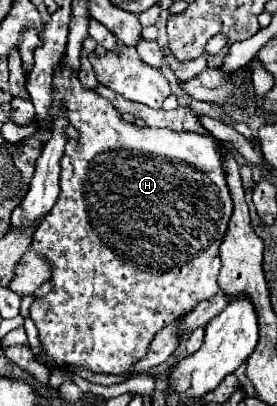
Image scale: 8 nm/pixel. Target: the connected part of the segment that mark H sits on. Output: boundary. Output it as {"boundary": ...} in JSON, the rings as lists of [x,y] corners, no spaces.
{"boundary":[[[58,65],[58,69],[54,71],[54,113],[52,113],[52,119],[58,115],[60,107],[68,109],[68,119],[80,131],[80,139],[70,141],[66,145],[66,153],[60,161],[60,167],[62,167],[60,197],[58,197],[56,205],[52,207],[52,211],[42,219],[40,227],[34,233],[34,241],[32,241],[32,247],[38,253],[46,255],[48,261],[52,263],[52,279],[50,281],[54,285],[52,293],[36,299],[34,305],[30,307],[30,317],[38,327],[38,333],[40,333],[38,339],[40,339],[40,347],[42,347],[42,353],[34,355],[34,359],[46,367],[80,365],[80,367],[86,367],[94,373],[120,375],[120,373],[130,371],[148,353],[150,341],[154,339],[154,335],[162,327],[170,325],[176,317],[194,309],[194,305],[198,301],[212,297],[220,289],[218,281],[216,281],[218,269],[220,269],[218,247],[222,243],[222,237],[226,233],[226,225],[228,225],[230,215],[232,215],[232,199],[228,193],[228,185],[224,179],[224,167],[222,167],[220,153],[218,153],[220,141],[216,141],[210,135],[176,133],[170,129],[138,127],[132,123],[124,123],[120,119],[120,113],[114,109],[114,105],[108,99],[96,95],[96,91],[82,87],[78,77],[74,73],[70,73],[70,69],[62,69],[62,65]]]}

